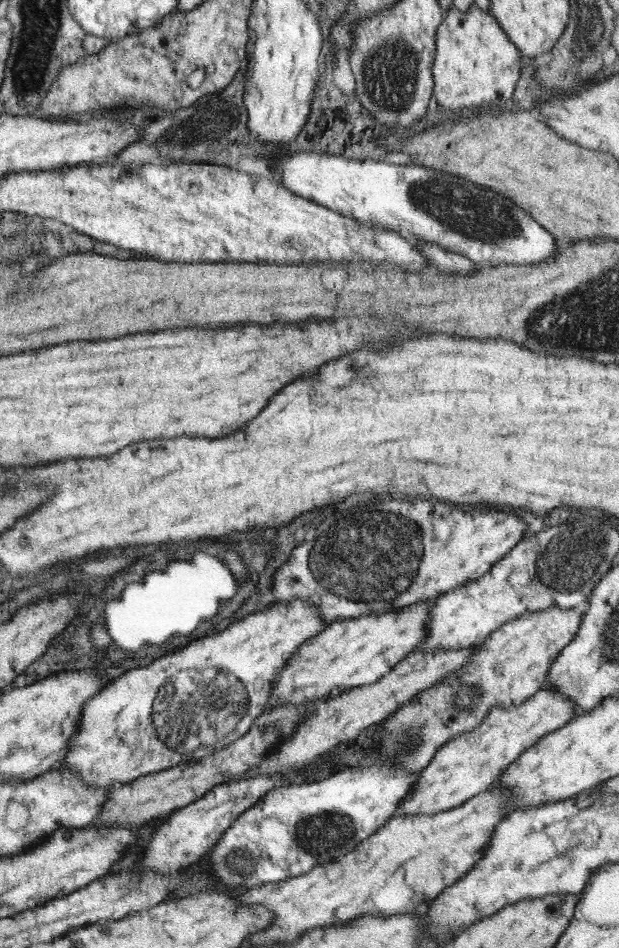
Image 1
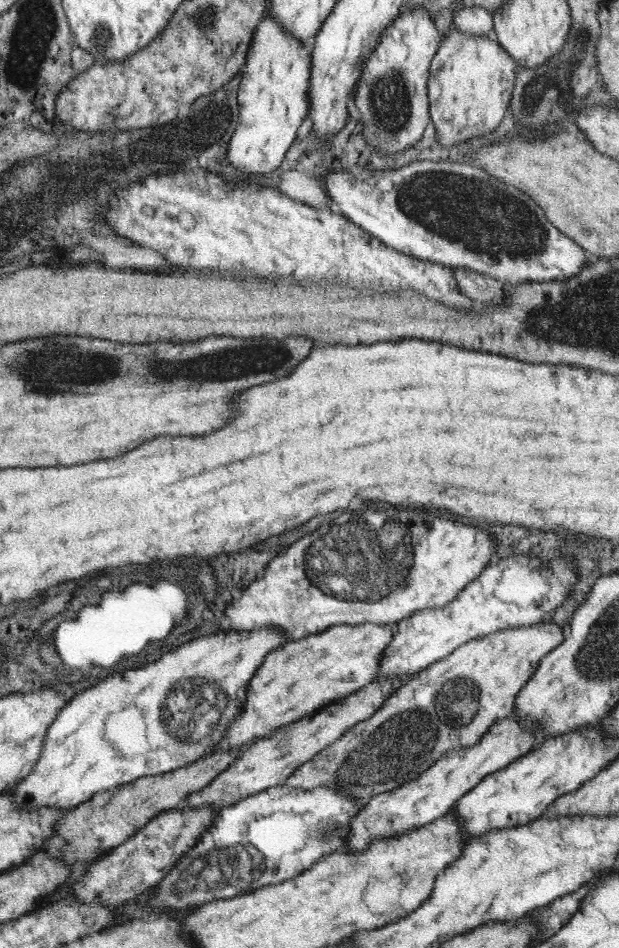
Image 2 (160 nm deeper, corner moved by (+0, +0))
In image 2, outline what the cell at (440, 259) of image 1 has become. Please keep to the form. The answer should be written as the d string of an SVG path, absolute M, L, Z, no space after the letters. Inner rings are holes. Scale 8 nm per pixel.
M451 268L457 288L463 295L468 296L478 306L499 303L504 298L505 284L494 280L485 274L475 273L468 268Z

